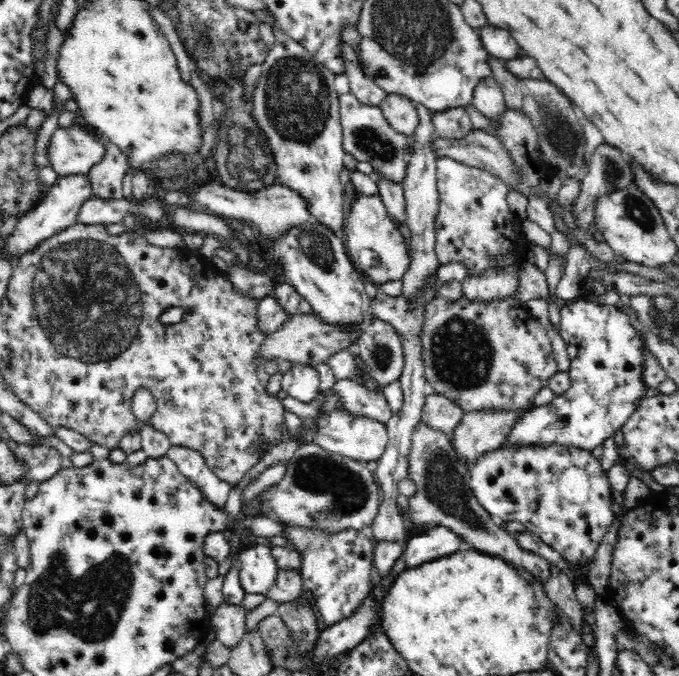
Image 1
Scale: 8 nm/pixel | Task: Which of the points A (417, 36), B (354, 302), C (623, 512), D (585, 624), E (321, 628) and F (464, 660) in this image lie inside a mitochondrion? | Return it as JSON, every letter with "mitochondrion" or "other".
{"A":"mitochondrion","B":"other","C":"other","D":"other","E":"other","F":"other"}

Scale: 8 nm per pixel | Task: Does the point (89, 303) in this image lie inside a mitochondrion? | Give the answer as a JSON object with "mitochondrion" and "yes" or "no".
{"mitochondrion":"yes"}

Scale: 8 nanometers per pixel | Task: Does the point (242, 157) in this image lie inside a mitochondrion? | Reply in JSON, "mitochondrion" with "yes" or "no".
{"mitochondrion":"yes"}

